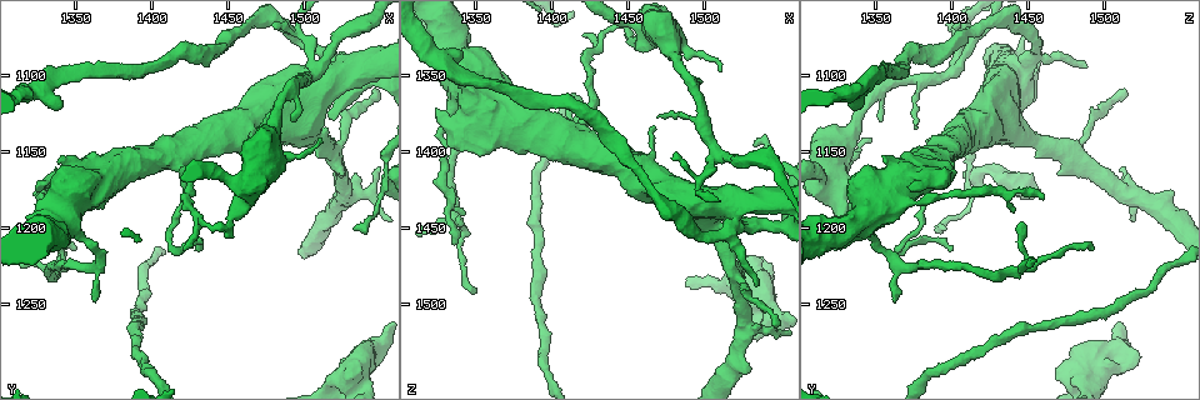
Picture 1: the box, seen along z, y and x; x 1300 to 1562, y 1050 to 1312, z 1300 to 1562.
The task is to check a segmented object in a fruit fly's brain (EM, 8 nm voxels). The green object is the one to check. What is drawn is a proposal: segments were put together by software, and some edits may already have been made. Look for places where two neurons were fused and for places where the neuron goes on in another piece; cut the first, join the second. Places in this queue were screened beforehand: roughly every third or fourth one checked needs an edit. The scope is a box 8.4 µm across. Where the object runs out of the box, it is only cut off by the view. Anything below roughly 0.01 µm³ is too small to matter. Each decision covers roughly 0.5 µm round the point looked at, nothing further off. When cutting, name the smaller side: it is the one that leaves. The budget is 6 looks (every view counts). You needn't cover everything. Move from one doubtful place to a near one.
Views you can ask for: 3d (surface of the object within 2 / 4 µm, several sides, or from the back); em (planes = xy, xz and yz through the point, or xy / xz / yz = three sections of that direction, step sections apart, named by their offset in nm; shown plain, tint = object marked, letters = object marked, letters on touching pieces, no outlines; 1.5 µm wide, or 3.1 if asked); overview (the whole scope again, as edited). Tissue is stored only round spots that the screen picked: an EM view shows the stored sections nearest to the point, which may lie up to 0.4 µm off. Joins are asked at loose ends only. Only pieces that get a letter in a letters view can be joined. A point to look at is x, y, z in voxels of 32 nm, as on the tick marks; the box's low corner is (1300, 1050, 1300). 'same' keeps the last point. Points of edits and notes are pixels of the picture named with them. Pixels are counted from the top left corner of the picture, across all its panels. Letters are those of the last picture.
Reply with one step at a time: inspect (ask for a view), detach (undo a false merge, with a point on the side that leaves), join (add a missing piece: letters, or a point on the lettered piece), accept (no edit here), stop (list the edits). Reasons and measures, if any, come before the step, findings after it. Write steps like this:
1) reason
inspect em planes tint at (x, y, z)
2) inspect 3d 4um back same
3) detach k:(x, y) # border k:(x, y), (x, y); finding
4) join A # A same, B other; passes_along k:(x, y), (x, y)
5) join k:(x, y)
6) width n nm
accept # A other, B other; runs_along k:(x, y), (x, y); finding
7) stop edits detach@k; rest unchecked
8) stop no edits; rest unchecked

calibre changes
inspect em xz step 4 letters at (1454, 1192, 1328)

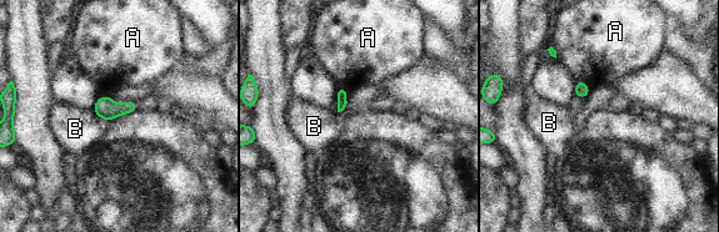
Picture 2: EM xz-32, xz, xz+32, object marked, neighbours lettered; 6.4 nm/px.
longest_contact A 120 nm
detach 2:(341, 102) # A other, B other; two neurons meet here

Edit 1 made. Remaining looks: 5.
inspect overview

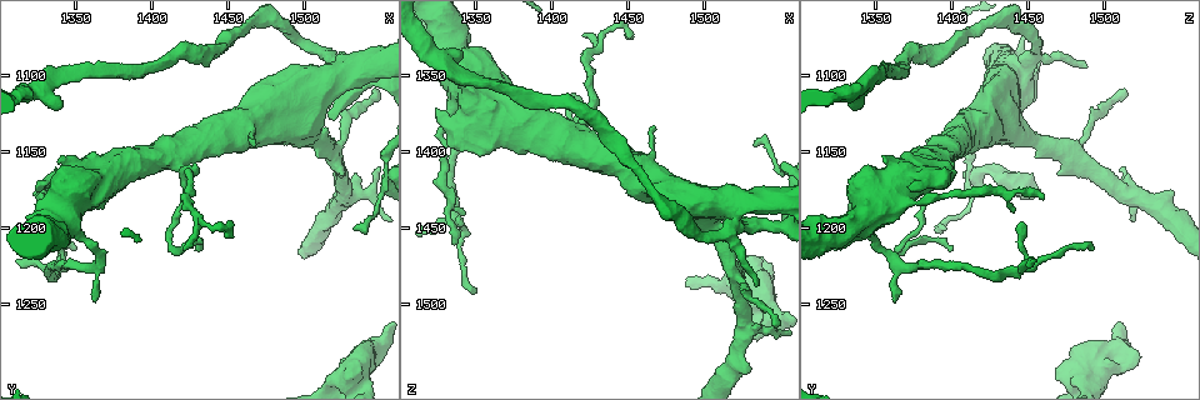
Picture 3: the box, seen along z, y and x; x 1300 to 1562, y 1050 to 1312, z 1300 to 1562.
small branch off a trunk
inspect 3d 4um back at (1418, 1156, 1384)

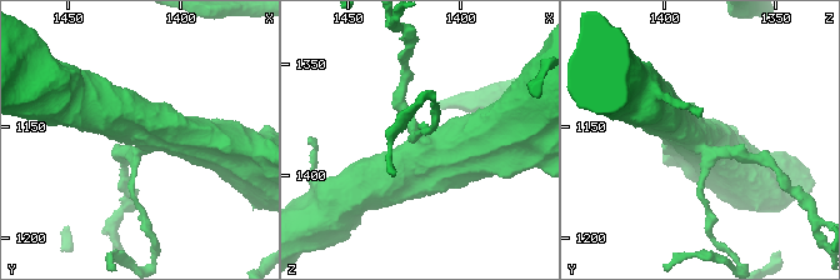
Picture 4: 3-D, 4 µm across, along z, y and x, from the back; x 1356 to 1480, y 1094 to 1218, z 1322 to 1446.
arms 4; need the tissue
inspect em yz step 4 tint at (1416, 1158, 1384)

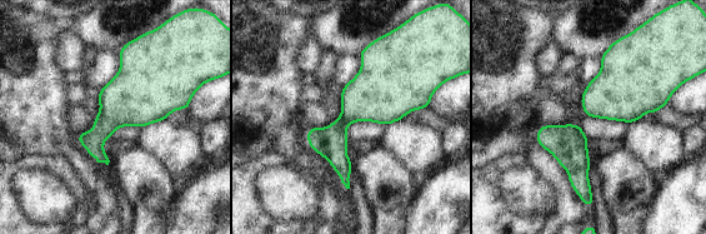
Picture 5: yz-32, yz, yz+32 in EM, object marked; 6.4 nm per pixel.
cut it another way
inspect em planes letters same

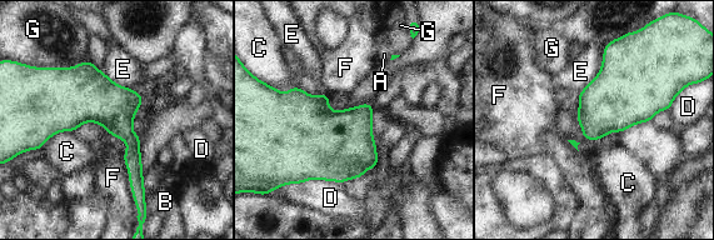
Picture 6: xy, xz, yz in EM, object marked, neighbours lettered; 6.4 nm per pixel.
accept # A other, B other, C other, D other, E other, F other, G other; border 6:(74, 131), (58, 131), (40, 148); all the same neuron

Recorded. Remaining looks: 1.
stop edits detach@2; rest unchecked

